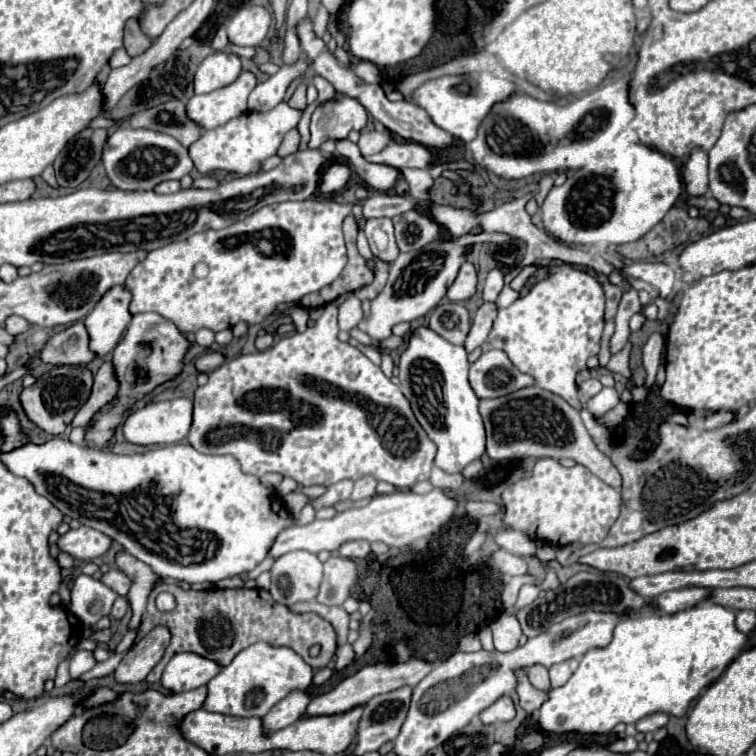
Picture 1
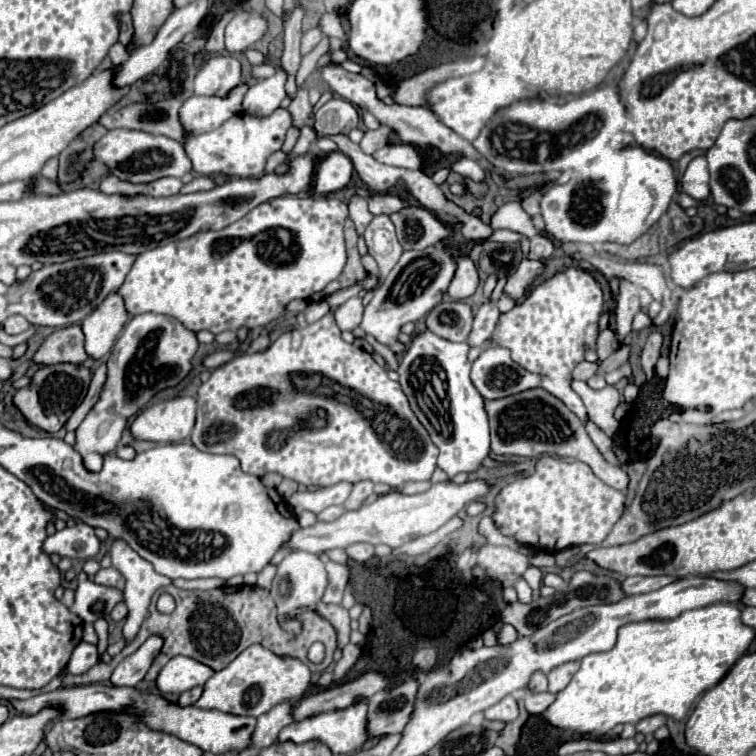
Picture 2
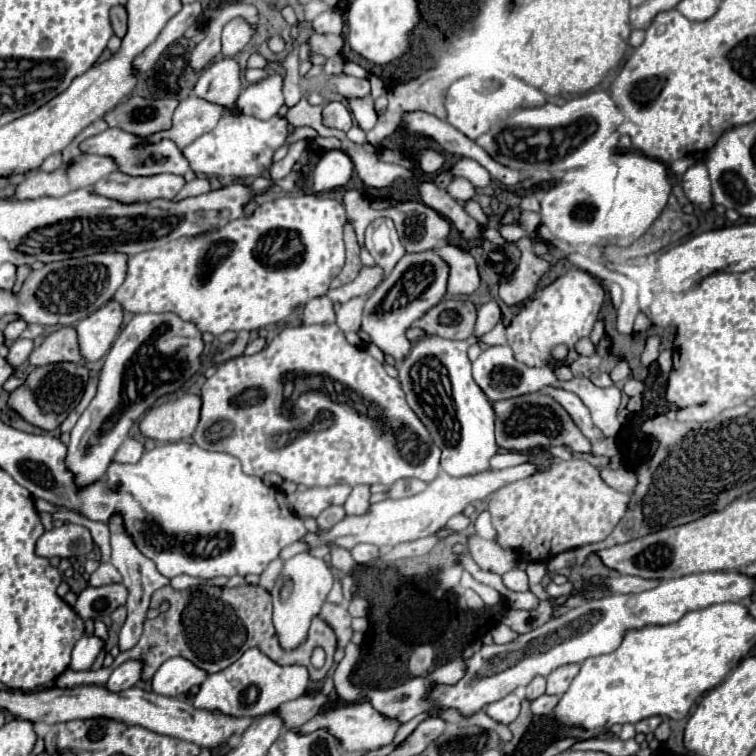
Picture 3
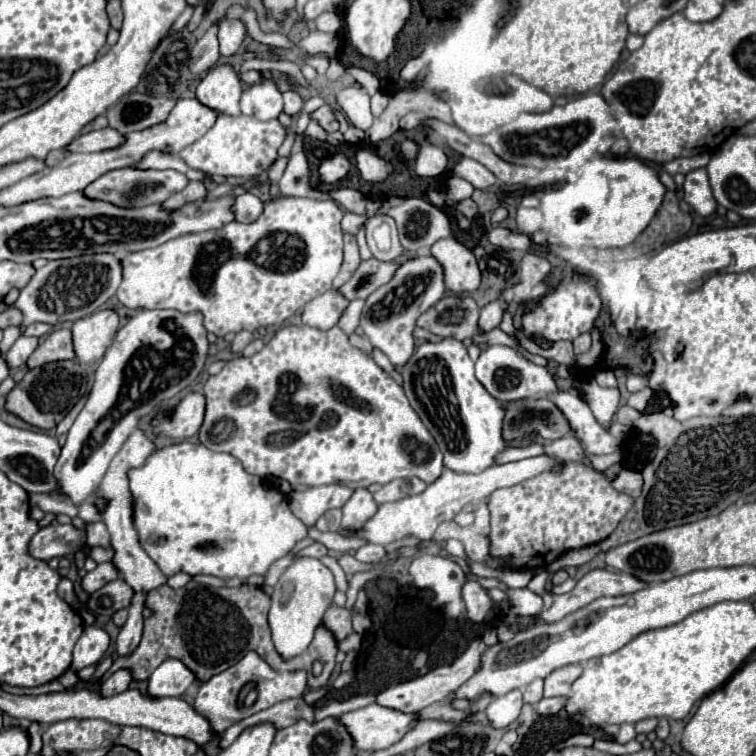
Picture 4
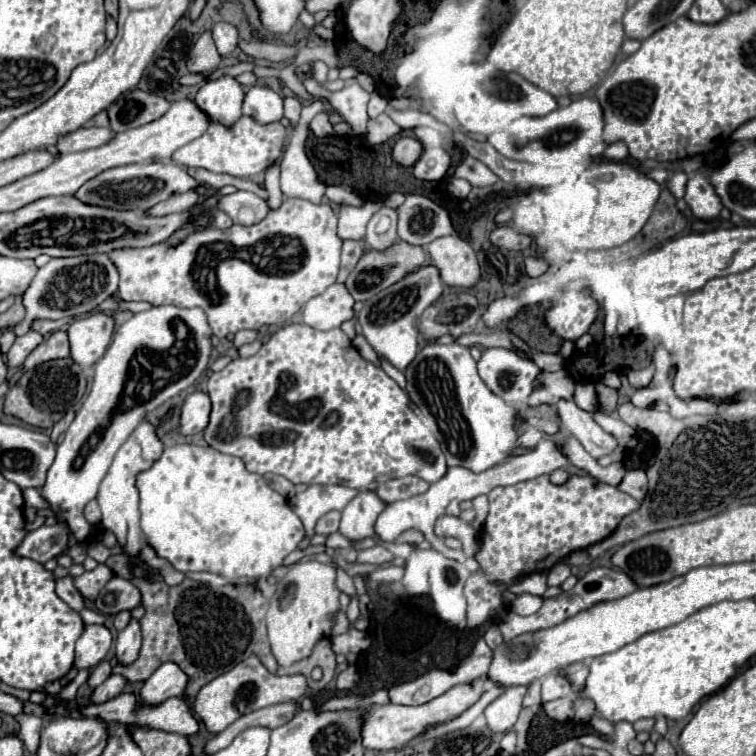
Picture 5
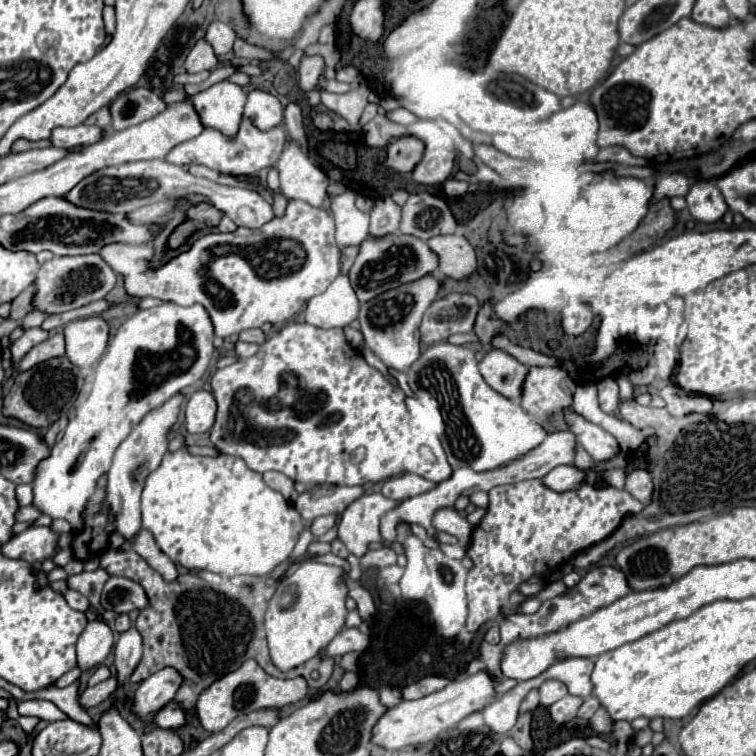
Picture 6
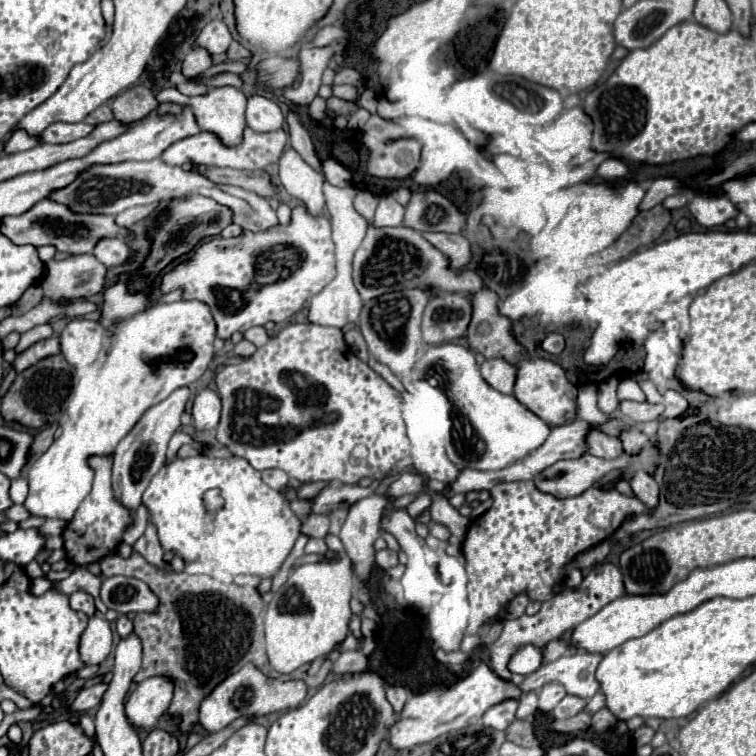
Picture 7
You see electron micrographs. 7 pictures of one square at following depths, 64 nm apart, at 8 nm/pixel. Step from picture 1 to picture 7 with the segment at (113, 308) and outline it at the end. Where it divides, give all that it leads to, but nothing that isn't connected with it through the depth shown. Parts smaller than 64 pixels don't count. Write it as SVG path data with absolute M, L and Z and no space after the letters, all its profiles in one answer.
M76 318L70 320L64 326L64 332L60 332L60 344L62 344L62 356L72 362L76 368L84 368L96 362L102 342L106 338L106 330L100 322Z

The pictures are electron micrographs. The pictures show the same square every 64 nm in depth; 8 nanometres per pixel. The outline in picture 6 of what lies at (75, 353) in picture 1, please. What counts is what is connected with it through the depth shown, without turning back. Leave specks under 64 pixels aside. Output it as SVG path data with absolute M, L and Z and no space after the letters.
M58 332L54 336L50 336L48 340L36 344L24 358L22 362L18 364L18 370L30 370L32 366L44 362L44 360L50 360L50 358L58 358L58 356L64 356L66 354L66 342L64 342L64 334Z

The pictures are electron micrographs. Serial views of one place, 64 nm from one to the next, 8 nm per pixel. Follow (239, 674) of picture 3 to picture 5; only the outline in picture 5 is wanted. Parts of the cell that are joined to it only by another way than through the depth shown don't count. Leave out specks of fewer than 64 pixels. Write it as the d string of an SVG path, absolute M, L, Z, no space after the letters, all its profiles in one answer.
M252 654L244 662L236 664L232 670L220 674L218 678L202 686L194 700L194 712L200 716L200 720L210 732L218 734L244 714L250 714L254 710L260 710L272 704L300 700L304 692L306 692L306 678L302 674L296 674L296 676L270 674L266 666Z

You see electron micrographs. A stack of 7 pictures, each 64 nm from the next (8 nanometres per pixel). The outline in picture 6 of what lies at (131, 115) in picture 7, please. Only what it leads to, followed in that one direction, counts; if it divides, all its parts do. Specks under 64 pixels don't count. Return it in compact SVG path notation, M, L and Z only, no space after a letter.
M132 88L120 94L110 104L112 130L124 130L142 124L164 110L166 110L166 102L160 96L156 96L148 88Z

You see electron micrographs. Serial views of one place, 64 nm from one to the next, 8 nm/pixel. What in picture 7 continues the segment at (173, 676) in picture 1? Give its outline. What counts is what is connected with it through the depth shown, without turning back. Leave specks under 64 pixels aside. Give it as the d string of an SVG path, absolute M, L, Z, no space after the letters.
M152 676L136 686L126 702L126 716L138 728L154 728L168 710L174 694L174 680L168 676Z

